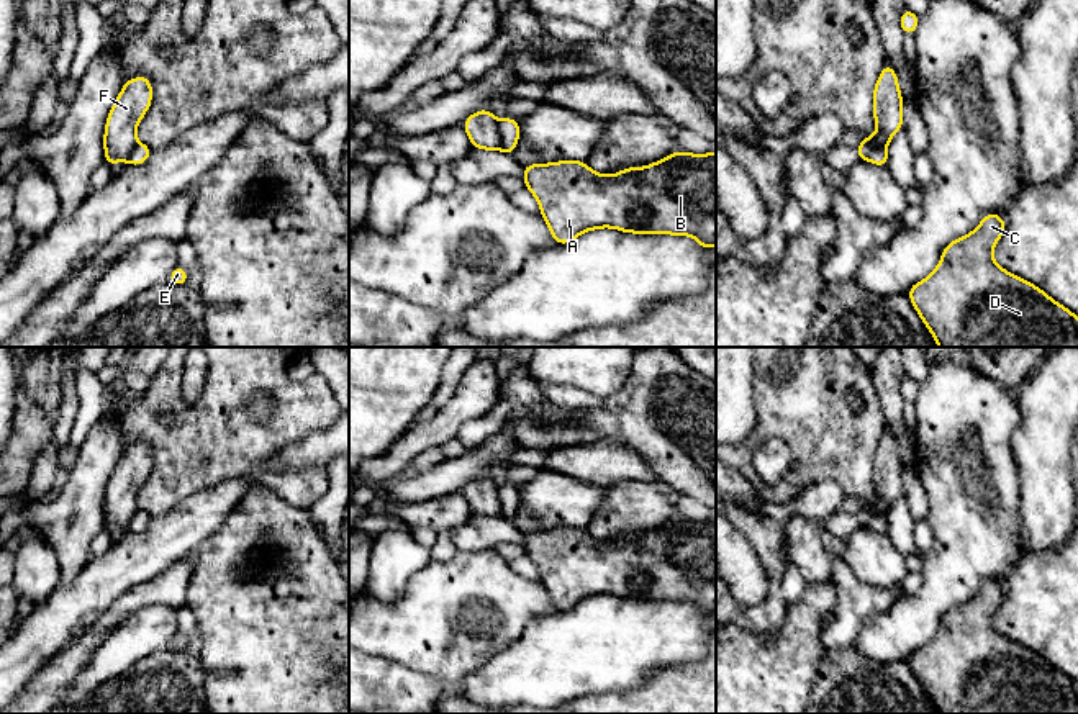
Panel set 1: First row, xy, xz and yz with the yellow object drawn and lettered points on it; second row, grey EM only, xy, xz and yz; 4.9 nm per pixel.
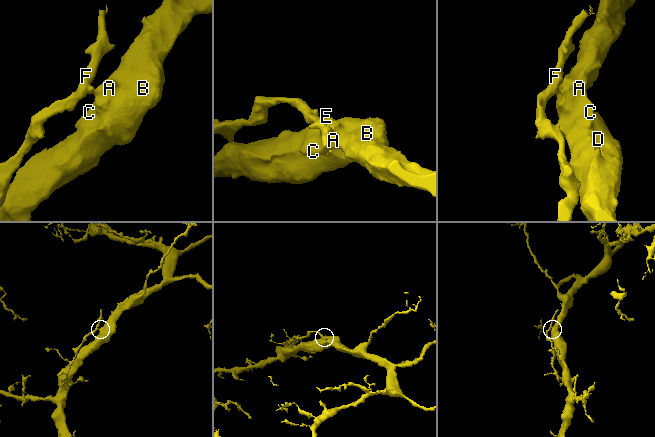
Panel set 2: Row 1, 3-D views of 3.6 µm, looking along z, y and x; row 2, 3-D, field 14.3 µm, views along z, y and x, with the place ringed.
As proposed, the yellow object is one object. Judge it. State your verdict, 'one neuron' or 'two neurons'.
two neurons

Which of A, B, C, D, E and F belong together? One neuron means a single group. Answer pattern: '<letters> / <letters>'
A B C D E / F

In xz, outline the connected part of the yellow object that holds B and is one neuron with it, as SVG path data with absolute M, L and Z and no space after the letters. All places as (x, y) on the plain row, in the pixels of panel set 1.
M675 517L650 532L623 536L613 542L596 540L582 527L523 534L526 555L537 567L555 611L572 609L587 598L613 594L634 601L691 603L708 617L716 612L716 517Z

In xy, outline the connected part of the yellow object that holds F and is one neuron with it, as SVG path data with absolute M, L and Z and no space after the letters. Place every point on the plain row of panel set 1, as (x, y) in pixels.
M144 442L126 447L116 463L105 493L105 529L129 529L138 511L136 495L152 468L151 447Z

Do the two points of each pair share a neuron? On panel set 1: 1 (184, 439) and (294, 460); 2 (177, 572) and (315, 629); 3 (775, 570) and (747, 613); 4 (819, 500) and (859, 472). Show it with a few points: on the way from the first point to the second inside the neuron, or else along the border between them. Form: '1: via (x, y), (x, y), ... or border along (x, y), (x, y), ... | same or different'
1: border along (305, 434), (285, 444), (259, 465) | different
2: border along (197, 552), (197, 562), (184, 601) | different
3: via (774, 583), (774, 598), (760, 611) | same
4: border along (801, 490), (824, 480), (833, 480), (862, 505) | different

